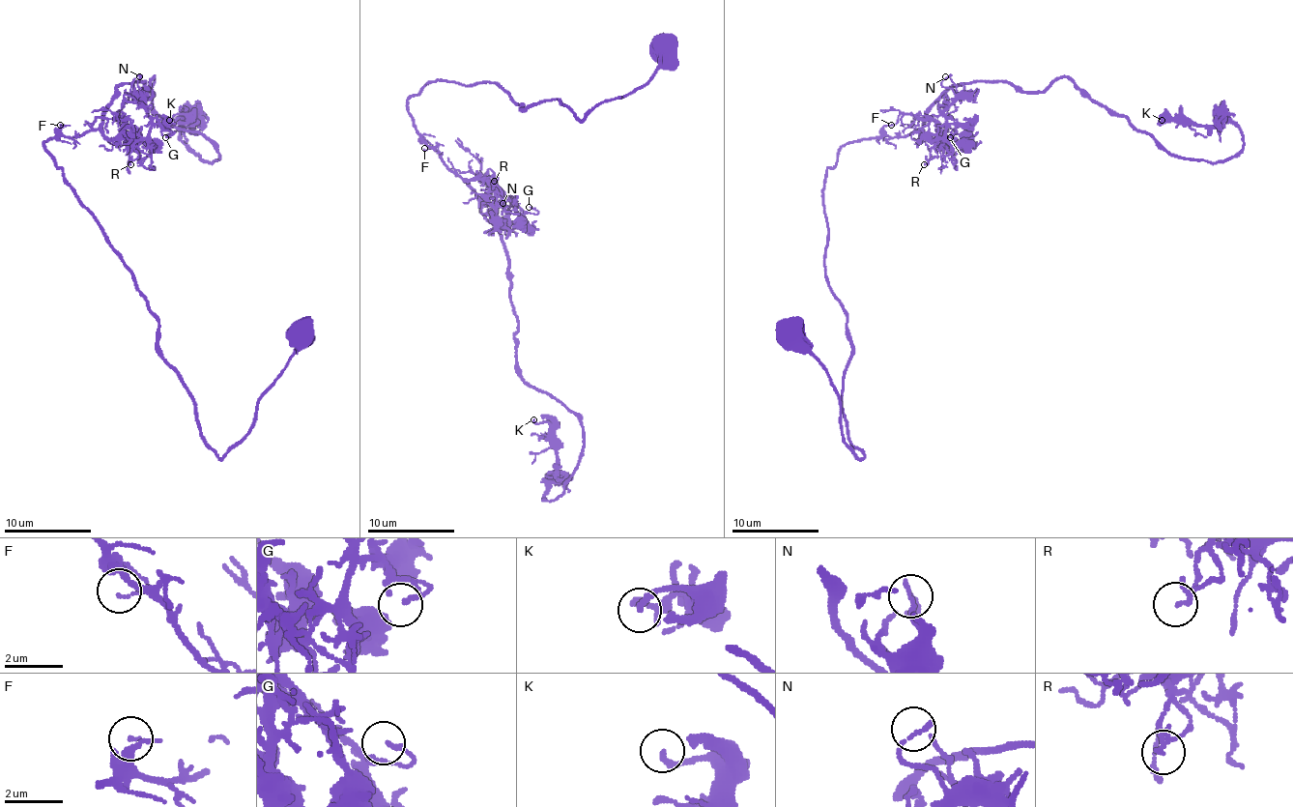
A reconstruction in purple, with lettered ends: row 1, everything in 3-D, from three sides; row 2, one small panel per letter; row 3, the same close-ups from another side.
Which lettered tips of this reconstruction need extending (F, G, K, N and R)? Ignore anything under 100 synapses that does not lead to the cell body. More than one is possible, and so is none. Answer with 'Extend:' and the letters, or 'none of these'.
Extend: none of these

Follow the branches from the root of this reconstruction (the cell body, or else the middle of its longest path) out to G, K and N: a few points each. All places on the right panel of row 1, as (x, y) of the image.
G: (786, 332), (860, 457), (825, 175), (849, 142), (950, 137)
K: (786, 332), (860, 457), (836, 153), (1063, 76), (1173, 156), (1243, 146), (1162, 120)
N: (786, 332), (827, 374), (860, 457), (823, 184), (845, 144), (904, 137), (962, 92), (945, 76)

